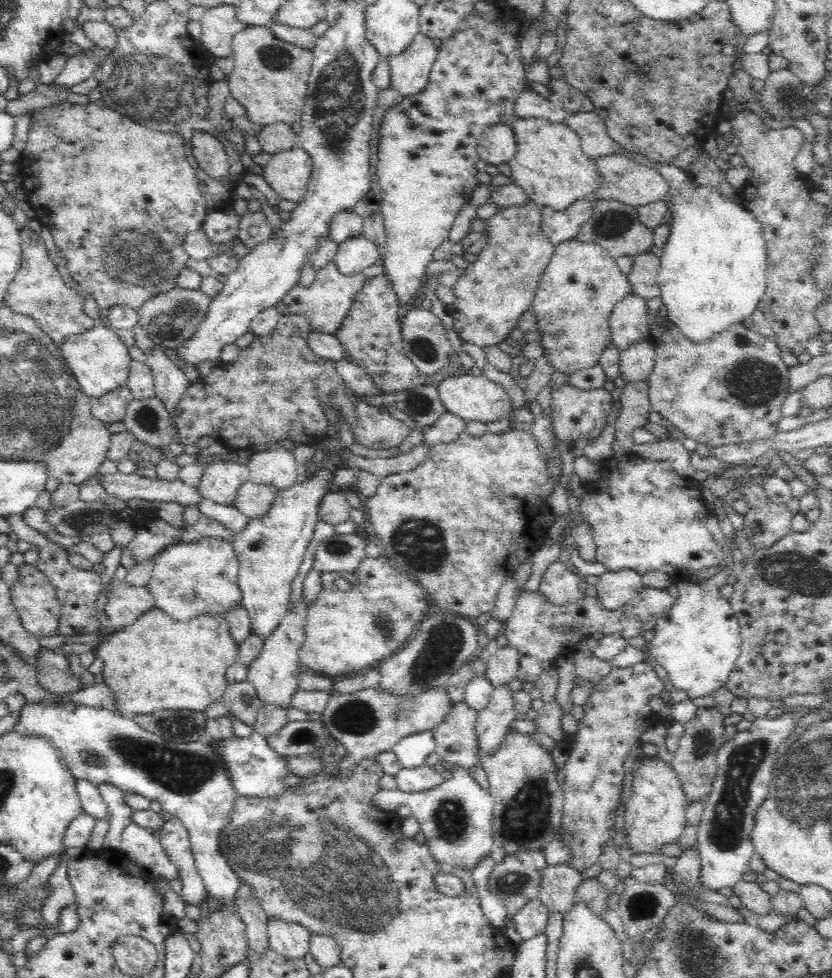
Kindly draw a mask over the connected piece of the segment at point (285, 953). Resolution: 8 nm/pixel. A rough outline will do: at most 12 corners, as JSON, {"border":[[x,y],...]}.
{"border":[[269,922],[270,947],[287,960],[310,953],[310,932]]}

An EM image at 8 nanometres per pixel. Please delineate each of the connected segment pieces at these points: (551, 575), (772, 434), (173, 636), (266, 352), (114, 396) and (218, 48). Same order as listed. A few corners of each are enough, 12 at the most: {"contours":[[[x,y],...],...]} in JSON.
{"contours":[[[560,557],[547,566],[539,590],[566,605],[586,592]],[[734,322],[668,323],[652,409],[714,447],[782,435],[791,368]],[[154,606],[92,651],[118,712],[222,701],[224,614]],[[281,314],[192,382],[178,442],[234,451],[327,436],[327,406],[368,449],[410,426],[356,395]],[[127,383],[89,403],[102,423],[123,421],[134,395]],[[238,7],[206,9],[199,20],[206,52],[233,57],[234,35],[248,26]]]}

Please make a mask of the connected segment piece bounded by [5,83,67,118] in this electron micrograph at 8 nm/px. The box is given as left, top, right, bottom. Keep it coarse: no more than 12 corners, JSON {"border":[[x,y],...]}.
{"border":[[40,83],[9,100],[5,111],[18,118],[58,101],[66,91]]}

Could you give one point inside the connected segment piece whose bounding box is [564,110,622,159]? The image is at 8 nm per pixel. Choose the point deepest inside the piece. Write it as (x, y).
(595, 141)

